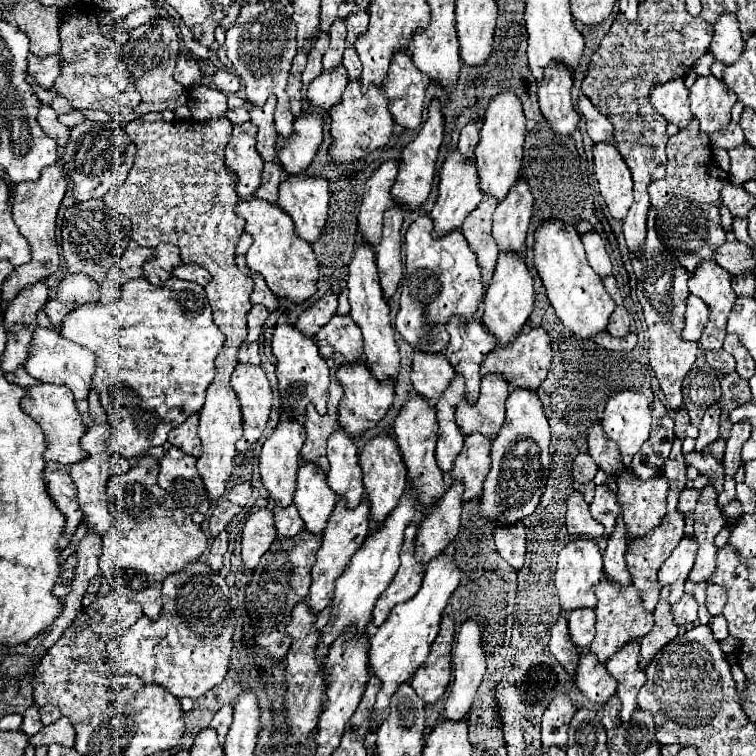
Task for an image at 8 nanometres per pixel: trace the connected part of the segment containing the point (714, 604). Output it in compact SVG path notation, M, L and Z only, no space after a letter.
M708 585L706 589L706 609L712 617L716 615L722 615L722 609L724 609L724 603L726 603L726 589L722 589L720 585Z

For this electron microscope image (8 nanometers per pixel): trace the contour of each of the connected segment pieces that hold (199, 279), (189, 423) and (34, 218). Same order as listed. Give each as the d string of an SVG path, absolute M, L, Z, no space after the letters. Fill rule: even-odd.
M182 263L180 267L176 267L176 269L174 269L174 275L176 275L178 279L198 283L200 287L206 287L206 283L210 283L210 273L208 273L206 269L202 269L202 267L194 265L194 263L190 263L190 265Z
M192 415L182 425L178 425L176 429L170 431L168 441L174 447L186 451L188 455L198 457L200 455L200 439L198 439L198 431L196 429L198 429L198 415Z
M58 165L46 167L46 171L42 171L42 179L38 179L34 183L18 183L14 187L12 215L14 215L16 227L30 243L32 261L28 265L20 265L18 269L14 269L8 275L8 279L4 281L4 287L2 287L4 303L10 303L18 295L18 291L22 291L24 287L28 287L36 281L44 281L46 277L50 277L52 273L58 271L60 255L58 255L58 243L56 243L56 233L54 233L54 229L56 229L54 221L56 221L60 201L64 199L66 191L68 191L68 179Z

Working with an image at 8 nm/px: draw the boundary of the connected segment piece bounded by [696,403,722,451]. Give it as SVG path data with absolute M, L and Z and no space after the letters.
M714 403L704 413L704 419L700 423L700 435L696 437L696 451L702 451L706 445L718 439L718 419L720 419L720 403Z

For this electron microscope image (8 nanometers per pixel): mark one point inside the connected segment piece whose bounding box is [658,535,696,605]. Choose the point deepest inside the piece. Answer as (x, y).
(674, 571)

